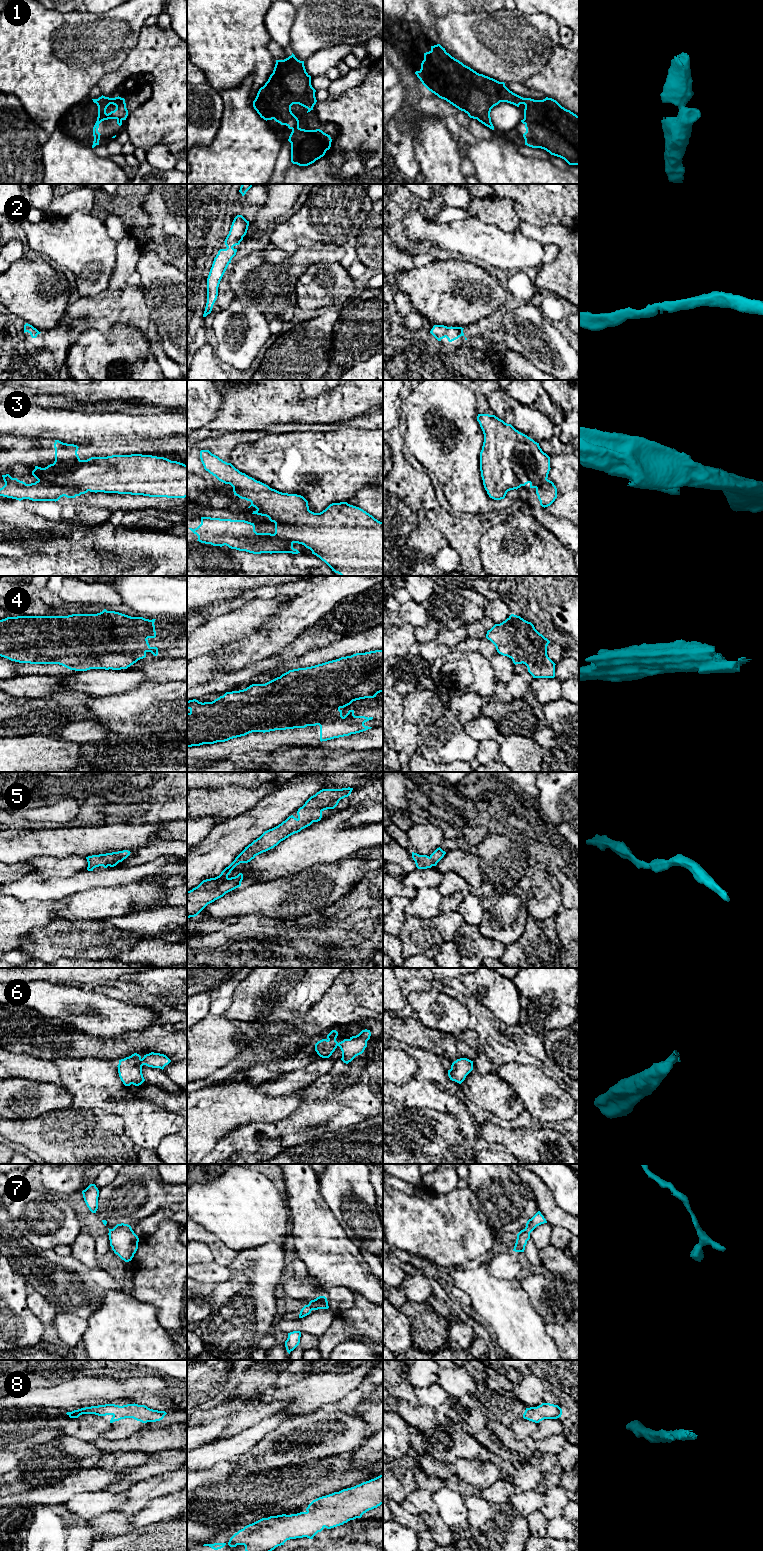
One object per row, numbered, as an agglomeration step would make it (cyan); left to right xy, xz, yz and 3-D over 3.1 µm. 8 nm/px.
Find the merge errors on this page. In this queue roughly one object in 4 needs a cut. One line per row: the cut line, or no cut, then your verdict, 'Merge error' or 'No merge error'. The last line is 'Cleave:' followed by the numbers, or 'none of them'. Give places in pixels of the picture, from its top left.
1: No split. No merge error
2: No split. No merge error
3: Split along xy (38, 479), (66, 487), (77, 487), (87, 491). Merge error
4: No split. No merge error
5: No split. No merge error
6: No split. No merge error
7: No split. No merge error
8: No split. No merge error
Cleave: 3

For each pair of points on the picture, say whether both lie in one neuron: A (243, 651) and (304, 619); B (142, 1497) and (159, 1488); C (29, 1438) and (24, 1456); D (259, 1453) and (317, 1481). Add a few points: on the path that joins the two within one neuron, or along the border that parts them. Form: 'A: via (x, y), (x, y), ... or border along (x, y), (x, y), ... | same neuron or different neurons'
A: via (258, 646), (273, 637), (289, 621) | same neuron
B: via (146, 1493), (150, 1489), (155, 1488) | same neuron
C: border along (48, 1441), (24, 1448), (18, 1452) | different neurons
D: border along (309, 1460), (303, 1463), (287, 1464), (263, 1471) | different neurons

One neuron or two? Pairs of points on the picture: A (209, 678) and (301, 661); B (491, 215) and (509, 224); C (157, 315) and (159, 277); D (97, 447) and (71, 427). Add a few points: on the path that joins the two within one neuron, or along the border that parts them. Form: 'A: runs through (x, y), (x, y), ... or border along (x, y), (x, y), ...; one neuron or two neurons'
A: border along (304, 652), (282, 665), (262, 673); two neurons
B: runs through (495, 215), (500, 215), (505, 220); one neuron
C: runs through (159, 306), (159, 286); one neuron
D: runs through (93, 440), (82, 429), (78, 428); one neuron

